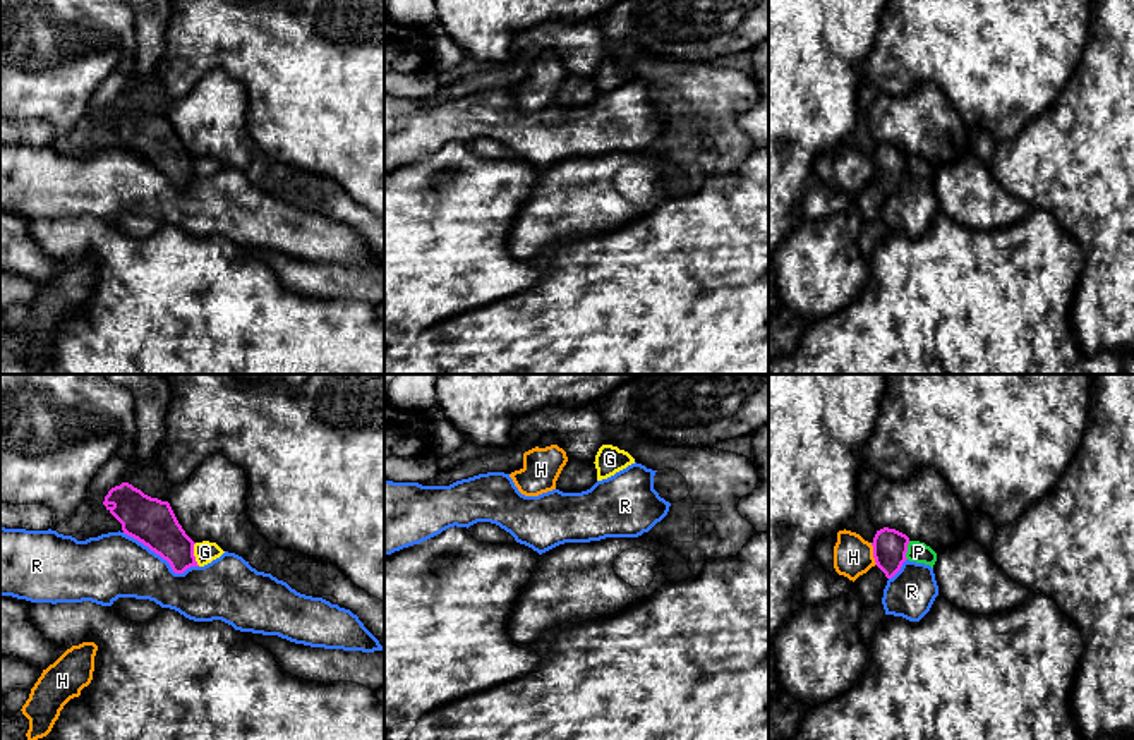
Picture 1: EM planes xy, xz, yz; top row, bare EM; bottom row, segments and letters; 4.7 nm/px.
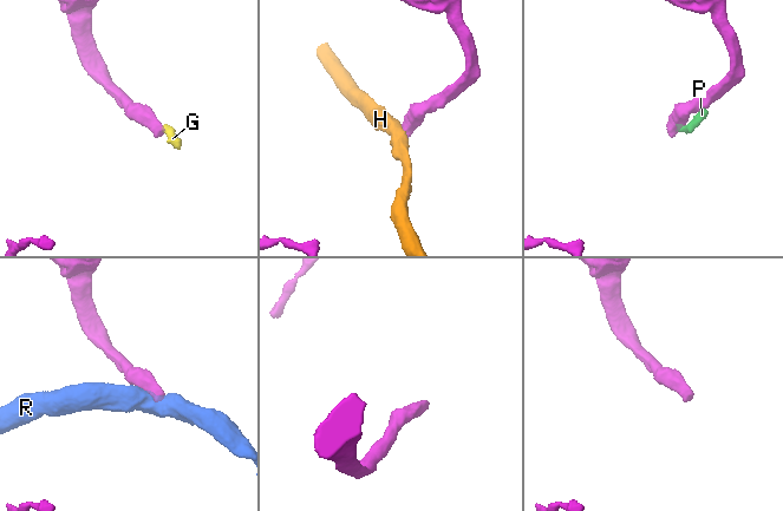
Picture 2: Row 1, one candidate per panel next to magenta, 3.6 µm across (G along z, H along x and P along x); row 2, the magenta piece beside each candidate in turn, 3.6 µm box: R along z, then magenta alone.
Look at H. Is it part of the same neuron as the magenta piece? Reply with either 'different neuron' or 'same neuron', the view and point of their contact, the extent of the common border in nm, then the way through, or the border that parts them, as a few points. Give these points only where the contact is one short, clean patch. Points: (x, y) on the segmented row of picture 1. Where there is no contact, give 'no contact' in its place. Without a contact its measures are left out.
different neuron | yz (874, 553) | 110 nm | along yz (870, 543), (877, 564)

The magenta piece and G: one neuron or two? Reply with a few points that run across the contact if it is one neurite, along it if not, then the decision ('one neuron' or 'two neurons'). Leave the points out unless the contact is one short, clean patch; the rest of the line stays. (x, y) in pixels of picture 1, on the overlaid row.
line xy (194, 543), (194, 560), (199, 565); two neurons

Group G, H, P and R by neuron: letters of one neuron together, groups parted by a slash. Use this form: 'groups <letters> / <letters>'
groups G P / H / R

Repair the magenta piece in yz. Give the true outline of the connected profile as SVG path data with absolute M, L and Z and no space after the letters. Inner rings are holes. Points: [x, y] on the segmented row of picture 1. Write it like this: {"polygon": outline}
{"polygon": "M884 527L873 537L875 567L853 582L853 592L863 608L878 604L884 597L887 580L892 579L908 560L909 537L896 529Z"}

